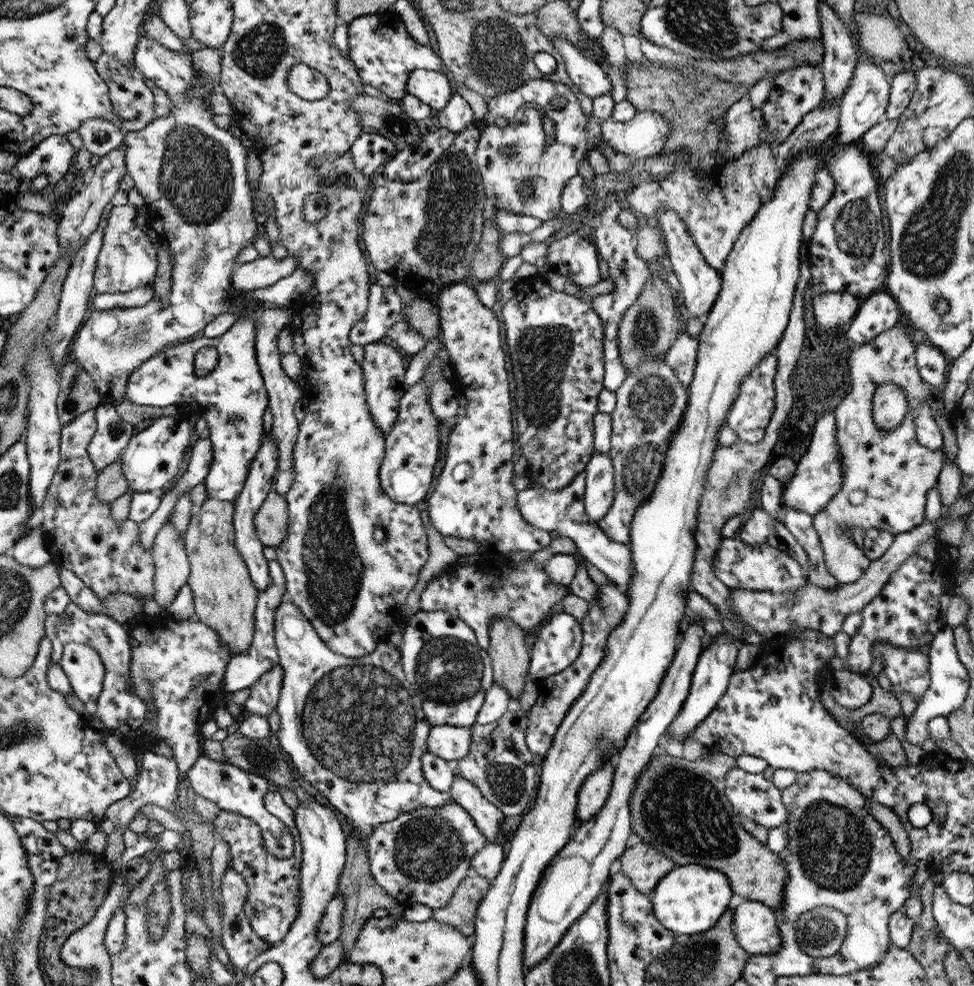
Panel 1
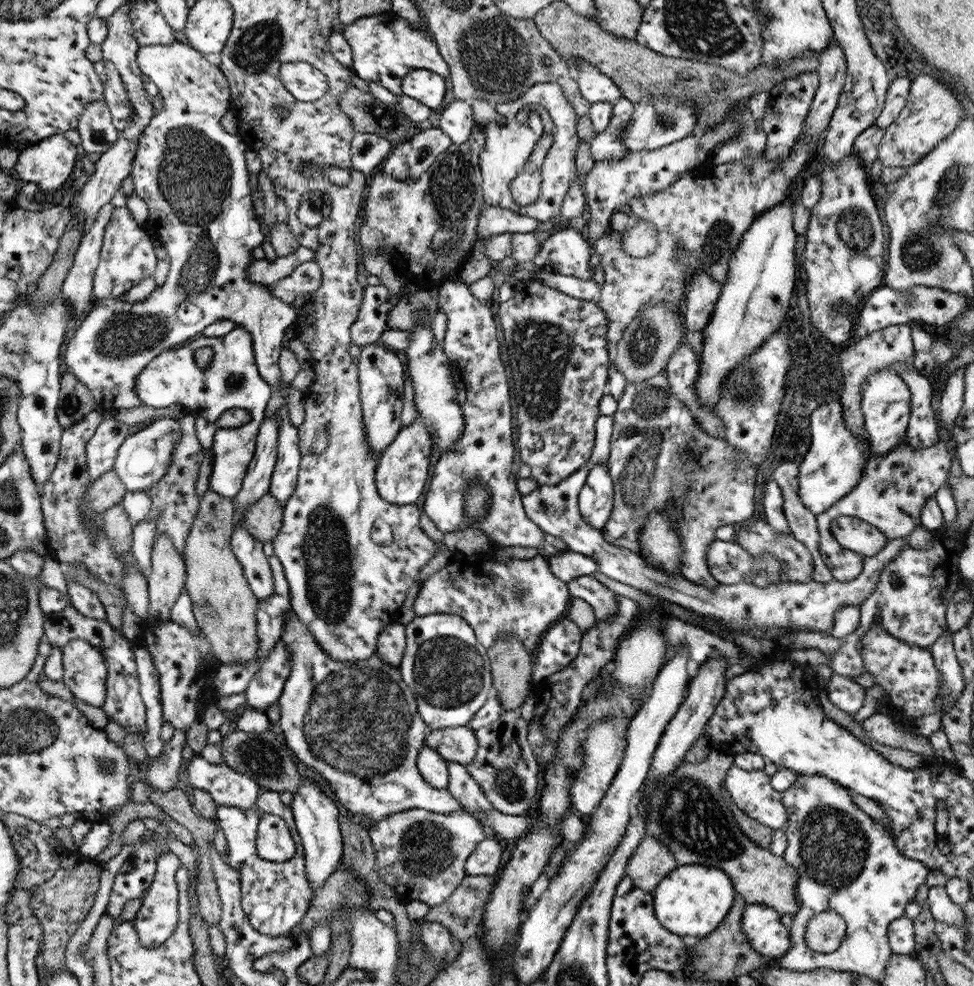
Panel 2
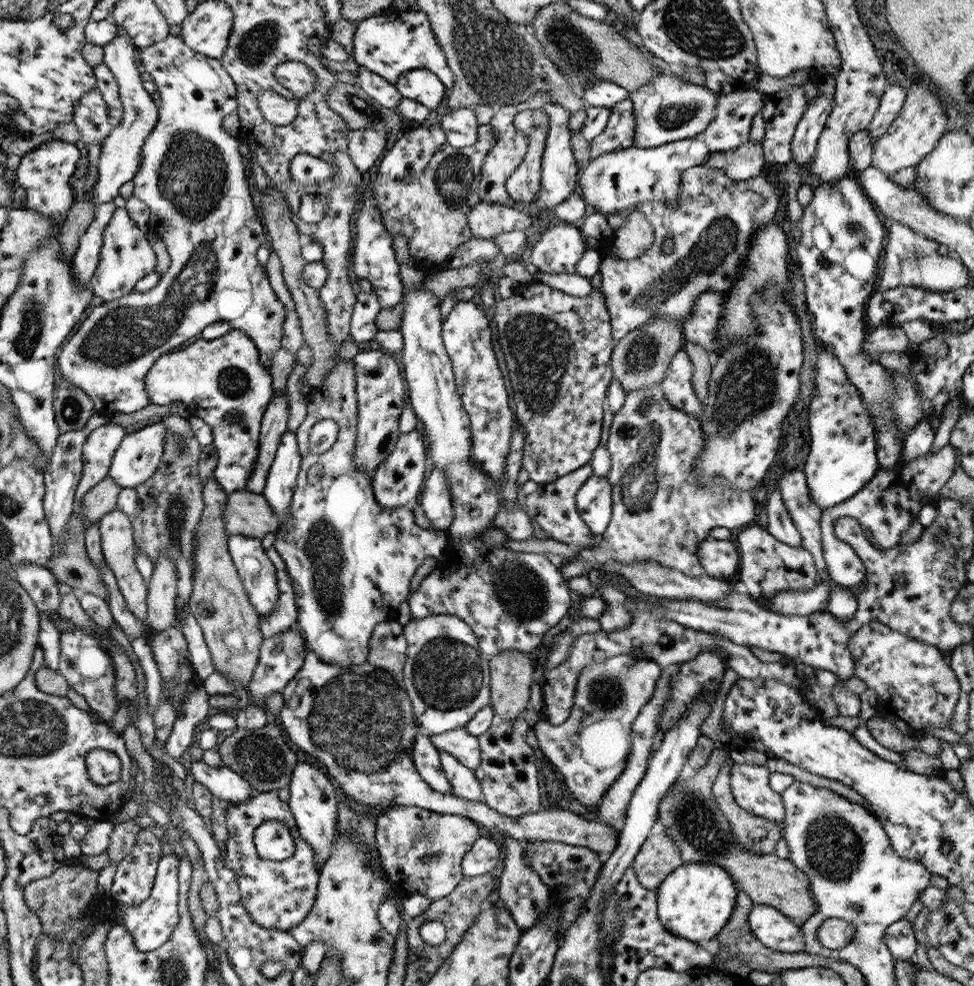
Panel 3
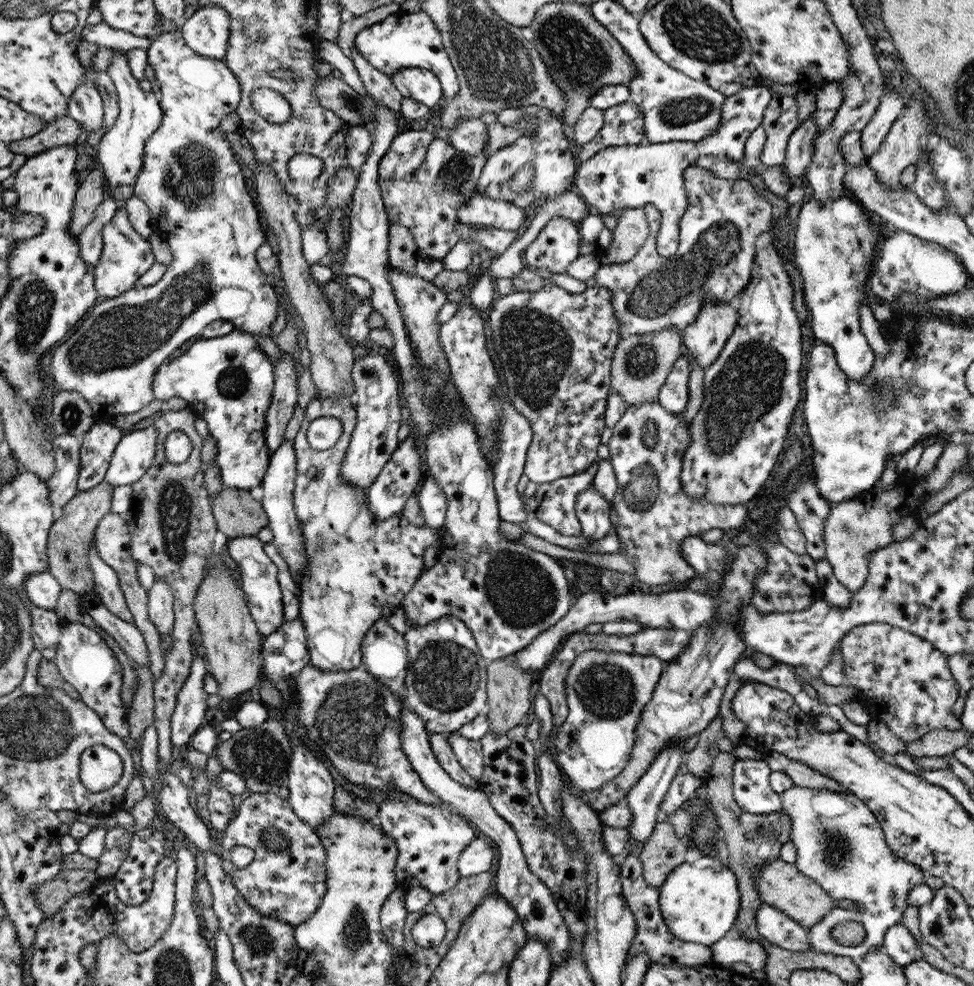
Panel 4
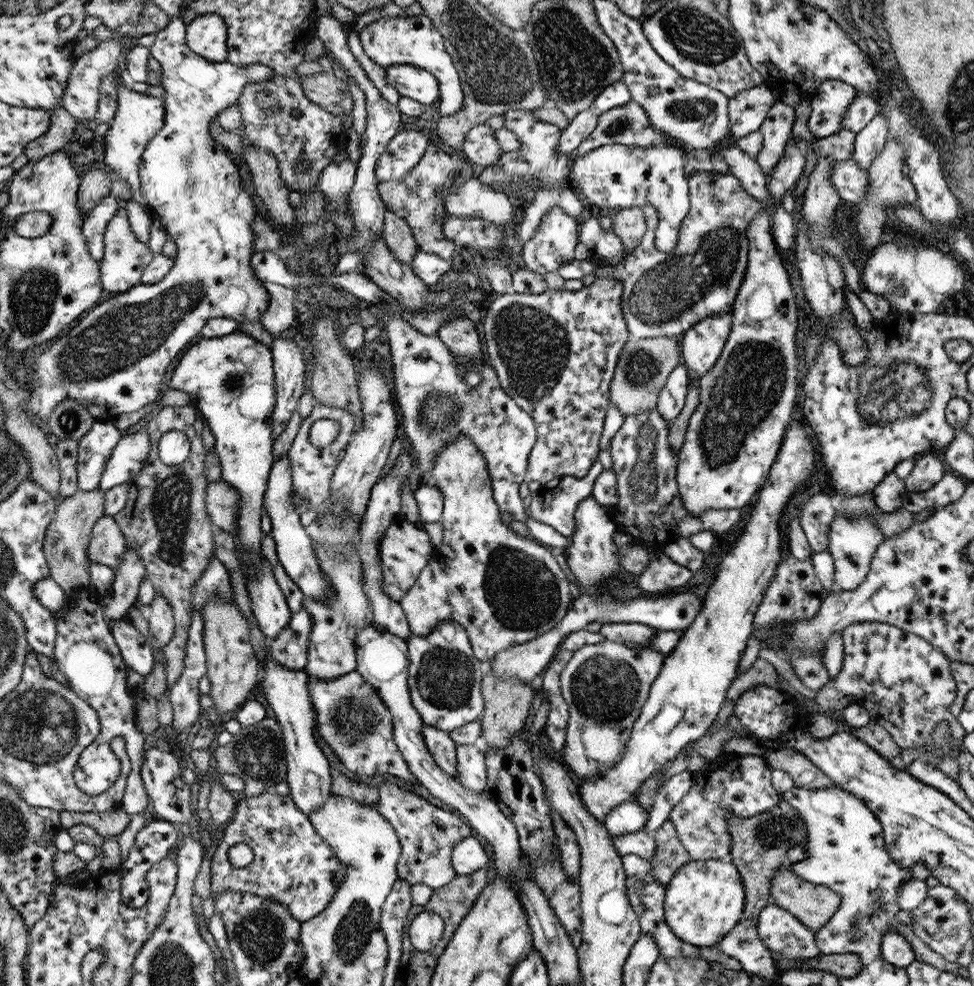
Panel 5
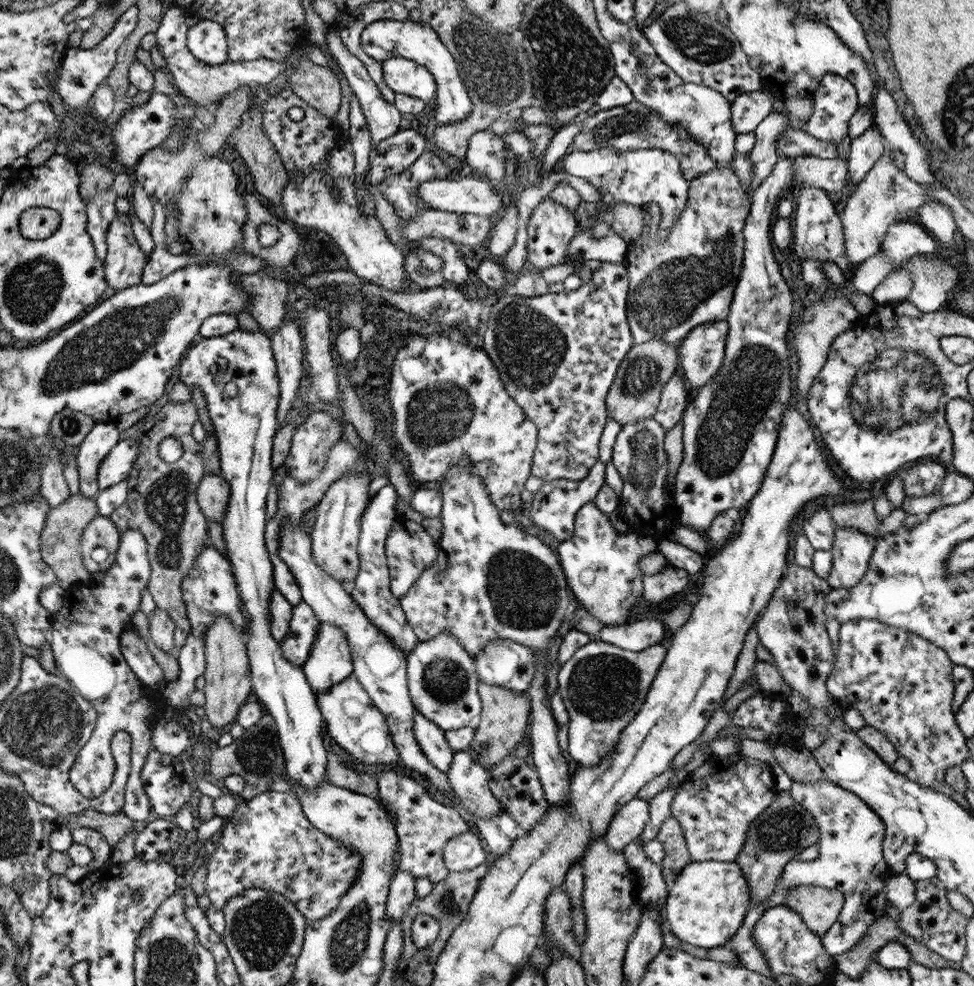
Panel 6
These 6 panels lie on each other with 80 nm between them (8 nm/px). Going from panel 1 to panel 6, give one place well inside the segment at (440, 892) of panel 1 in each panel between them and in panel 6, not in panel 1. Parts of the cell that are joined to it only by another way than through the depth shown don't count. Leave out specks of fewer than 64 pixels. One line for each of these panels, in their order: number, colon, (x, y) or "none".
2: (422, 855)
3: (421, 851)
4: (429, 838)
5: (427, 833)
6: (423, 825)

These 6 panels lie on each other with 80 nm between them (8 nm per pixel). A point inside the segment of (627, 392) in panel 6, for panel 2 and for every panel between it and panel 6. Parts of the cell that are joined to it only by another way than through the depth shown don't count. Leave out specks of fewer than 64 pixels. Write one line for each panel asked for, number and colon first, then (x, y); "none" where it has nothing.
2: (647, 343)
3: (642, 357)
4: (641, 363)
5: (645, 364)

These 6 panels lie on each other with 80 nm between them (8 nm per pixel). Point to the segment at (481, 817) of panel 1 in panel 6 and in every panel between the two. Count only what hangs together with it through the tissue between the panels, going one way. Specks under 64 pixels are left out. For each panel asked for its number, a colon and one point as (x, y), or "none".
2: (461, 786)
3: (464, 784)
4: (441, 748)
5: (439, 744)
6: (430, 739)

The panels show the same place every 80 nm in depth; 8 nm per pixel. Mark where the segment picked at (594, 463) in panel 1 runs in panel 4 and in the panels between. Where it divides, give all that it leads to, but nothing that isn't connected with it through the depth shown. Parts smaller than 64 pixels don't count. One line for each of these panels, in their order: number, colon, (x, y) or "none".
2: (595, 503)
3: (594, 500)
4: (593, 510)

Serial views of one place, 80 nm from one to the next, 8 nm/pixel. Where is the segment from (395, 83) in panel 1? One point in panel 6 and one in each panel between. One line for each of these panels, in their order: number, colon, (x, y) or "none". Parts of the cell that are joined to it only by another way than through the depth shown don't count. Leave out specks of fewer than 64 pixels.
2: (385, 48)
3: (390, 44)
4: (402, 40)
5: (415, 40)
6: (415, 40)

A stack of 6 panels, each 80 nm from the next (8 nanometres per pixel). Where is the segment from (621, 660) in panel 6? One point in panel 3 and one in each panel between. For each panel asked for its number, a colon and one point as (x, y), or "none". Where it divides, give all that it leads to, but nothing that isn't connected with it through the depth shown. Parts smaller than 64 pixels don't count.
3: (590, 750)
4: (607, 690)
5: (605, 685)

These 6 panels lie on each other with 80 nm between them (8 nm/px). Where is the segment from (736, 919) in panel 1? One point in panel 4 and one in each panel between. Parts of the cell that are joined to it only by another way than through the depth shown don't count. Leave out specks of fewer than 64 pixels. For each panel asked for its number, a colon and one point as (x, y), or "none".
2: (761, 925)
3: (773, 929)
4: (776, 928)

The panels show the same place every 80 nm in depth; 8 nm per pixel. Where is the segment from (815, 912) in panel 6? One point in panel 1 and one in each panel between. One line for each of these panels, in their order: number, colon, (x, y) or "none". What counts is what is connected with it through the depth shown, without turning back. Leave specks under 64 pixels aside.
1: (679, 807)
2: (687, 812)
3: (689, 813)
4: (780, 884)
5: (813, 905)

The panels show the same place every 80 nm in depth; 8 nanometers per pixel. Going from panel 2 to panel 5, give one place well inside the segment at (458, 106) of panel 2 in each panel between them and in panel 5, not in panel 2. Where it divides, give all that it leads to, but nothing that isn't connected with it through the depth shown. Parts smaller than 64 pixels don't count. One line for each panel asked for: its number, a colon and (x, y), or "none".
3: (461, 126)
4: (470, 135)
5: (480, 145)

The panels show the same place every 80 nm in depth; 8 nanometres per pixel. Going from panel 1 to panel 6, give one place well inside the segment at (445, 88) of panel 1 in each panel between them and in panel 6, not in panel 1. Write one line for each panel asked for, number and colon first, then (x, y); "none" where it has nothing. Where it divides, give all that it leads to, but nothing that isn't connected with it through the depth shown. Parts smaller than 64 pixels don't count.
2: (427, 87)
3: (422, 85)
4: (419, 84)
5: (411, 81)
6: (405, 76)

